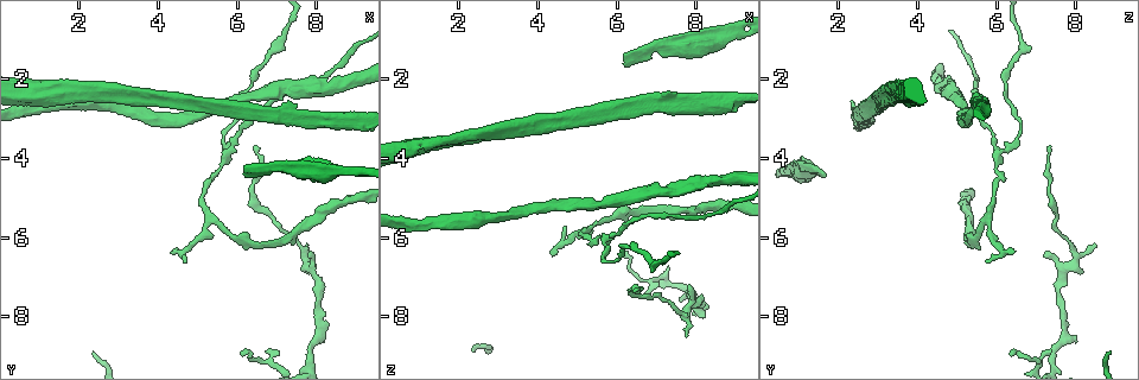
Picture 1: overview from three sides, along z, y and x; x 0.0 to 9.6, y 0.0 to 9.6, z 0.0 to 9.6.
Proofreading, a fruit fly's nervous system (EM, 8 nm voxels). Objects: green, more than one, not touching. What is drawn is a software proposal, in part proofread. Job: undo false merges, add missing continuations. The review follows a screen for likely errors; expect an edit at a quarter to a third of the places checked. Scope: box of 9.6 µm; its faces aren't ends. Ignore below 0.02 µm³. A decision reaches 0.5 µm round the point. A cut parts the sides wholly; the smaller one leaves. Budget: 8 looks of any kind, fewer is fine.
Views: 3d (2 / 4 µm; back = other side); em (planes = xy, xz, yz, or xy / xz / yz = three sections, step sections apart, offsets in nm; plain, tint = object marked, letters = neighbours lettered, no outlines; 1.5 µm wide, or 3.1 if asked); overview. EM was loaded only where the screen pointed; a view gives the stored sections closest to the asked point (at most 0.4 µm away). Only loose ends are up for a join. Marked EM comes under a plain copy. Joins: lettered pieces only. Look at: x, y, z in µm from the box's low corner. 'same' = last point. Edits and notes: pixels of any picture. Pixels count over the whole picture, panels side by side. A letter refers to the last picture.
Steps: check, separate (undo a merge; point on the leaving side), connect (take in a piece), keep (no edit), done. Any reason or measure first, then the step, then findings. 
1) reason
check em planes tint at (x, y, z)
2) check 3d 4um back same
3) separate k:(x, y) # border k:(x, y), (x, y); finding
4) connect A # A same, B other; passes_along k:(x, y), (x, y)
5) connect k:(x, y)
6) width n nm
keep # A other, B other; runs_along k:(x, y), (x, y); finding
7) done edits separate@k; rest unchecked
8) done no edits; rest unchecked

an open end
check 3d 2um at (6.20, 4.50, 1.65)

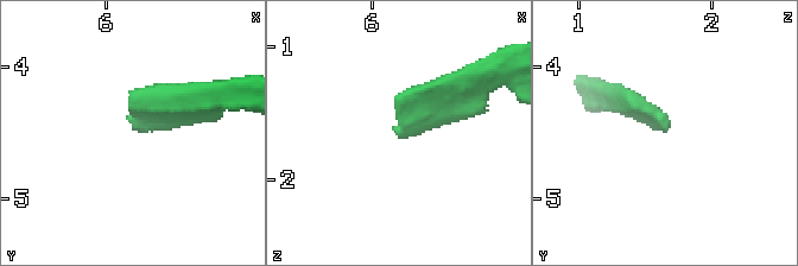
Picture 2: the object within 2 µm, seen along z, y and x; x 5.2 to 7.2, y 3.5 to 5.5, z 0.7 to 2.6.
shape alone is not enough
check em planes letters at (6.20, 4.50, 1.64)

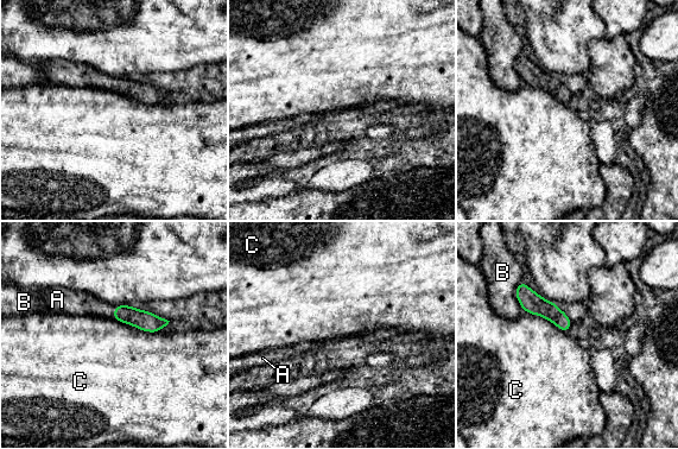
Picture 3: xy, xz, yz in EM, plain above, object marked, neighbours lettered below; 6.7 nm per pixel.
longest_contact C 340 nm
connect A # A same, B other, C other; passes_along 3:(143, 320), (114, 311), (78, 303); it goes on there

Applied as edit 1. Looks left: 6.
check overview

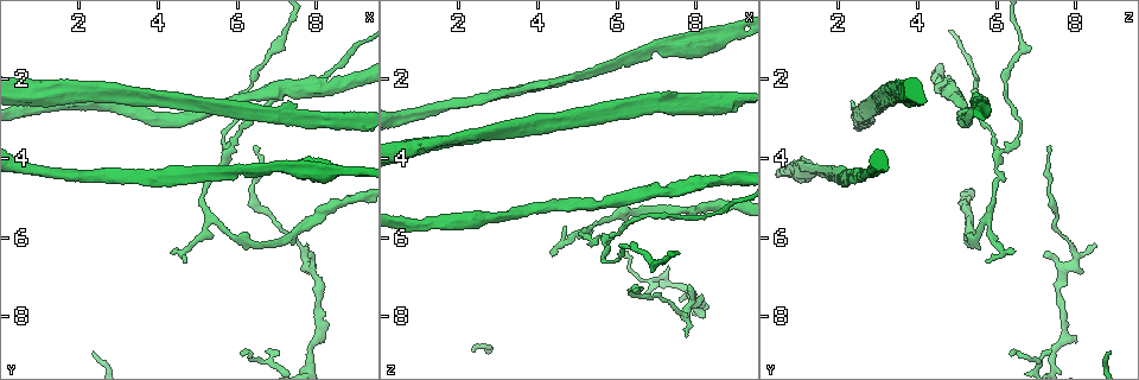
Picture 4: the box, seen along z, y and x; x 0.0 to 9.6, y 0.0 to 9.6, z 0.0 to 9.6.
thick turns thin
check 3d 4um at (8.55, 4.30, 1.05)

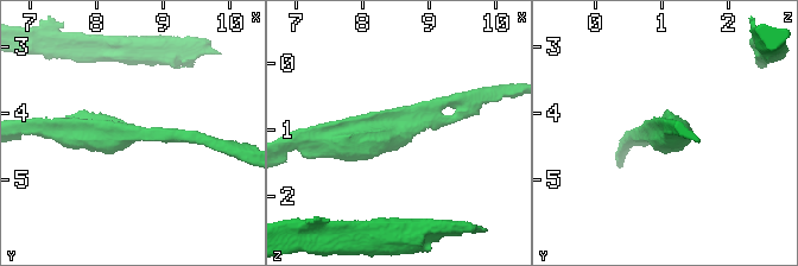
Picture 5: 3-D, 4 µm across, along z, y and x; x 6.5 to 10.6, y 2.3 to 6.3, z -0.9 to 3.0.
arm_widths 200, 550 nm; now the EM
check em planes letters at (8.50, 4.35, 1.05)

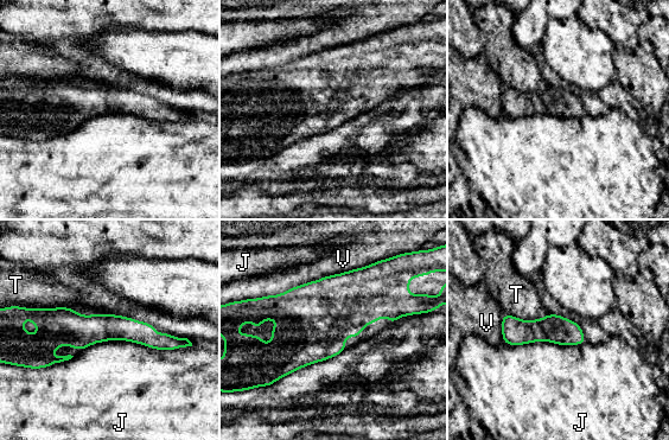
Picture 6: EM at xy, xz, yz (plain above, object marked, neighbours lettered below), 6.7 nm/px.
keep # J other, T other, V other; runs_along 6:(10, 332), (150, 337); continuous, no second neuron

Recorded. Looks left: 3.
thin end
check 3d 4um back at (6.10, 8.90, 6.35)

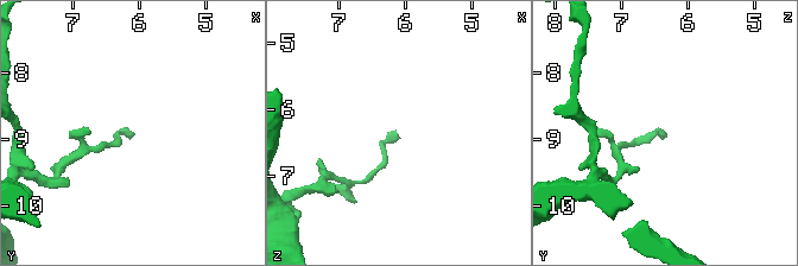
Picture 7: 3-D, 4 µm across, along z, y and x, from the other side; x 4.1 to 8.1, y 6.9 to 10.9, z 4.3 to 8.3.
check em xy step 8 letters at (6.10, 8.90, 6.40)

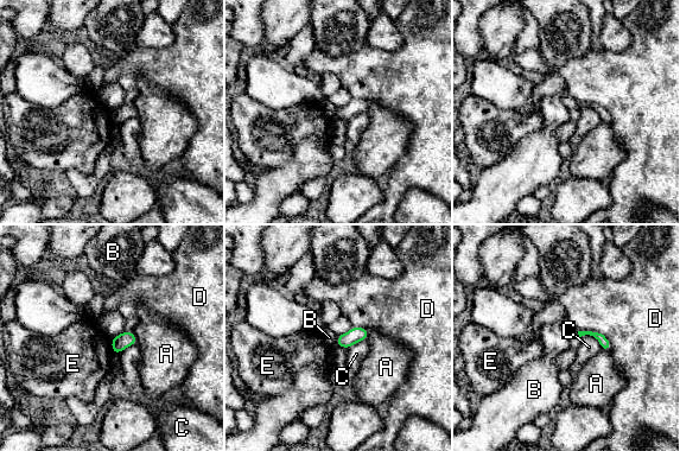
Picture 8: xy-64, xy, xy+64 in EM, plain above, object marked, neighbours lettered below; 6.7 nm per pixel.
longest_contact D 260 nm
keep # A other, B other, C other, D other, E other; border 8:(109, 340), (113, 353); none of them fits

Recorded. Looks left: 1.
done edits connect@3; rest unchecked

